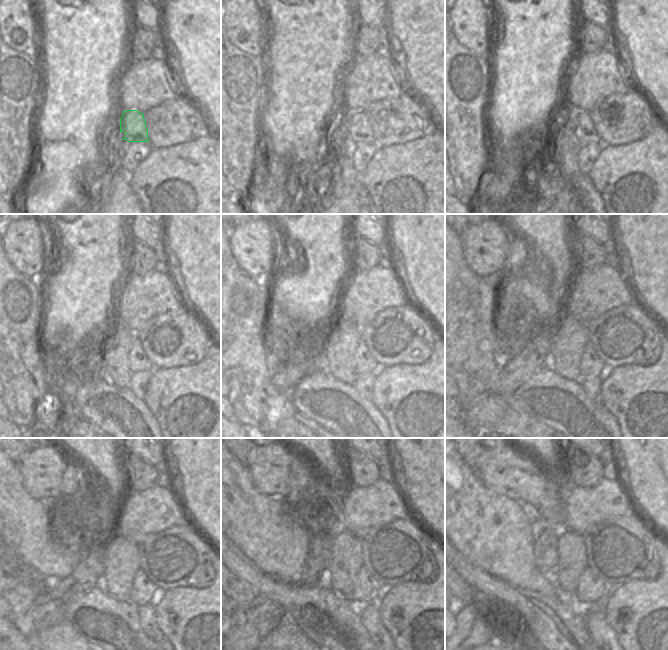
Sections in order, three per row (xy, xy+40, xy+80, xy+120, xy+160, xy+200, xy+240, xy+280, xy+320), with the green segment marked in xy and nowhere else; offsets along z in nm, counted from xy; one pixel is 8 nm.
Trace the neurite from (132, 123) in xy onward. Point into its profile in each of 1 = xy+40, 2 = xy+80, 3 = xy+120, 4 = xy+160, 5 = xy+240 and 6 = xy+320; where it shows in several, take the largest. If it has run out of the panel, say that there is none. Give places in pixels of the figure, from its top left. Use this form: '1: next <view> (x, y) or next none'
1: next xy+40 (359, 127)
2: next xy+80 (585, 133)
3: next xy+120 (138, 361)
4: next xy+160 (364, 362)
5: next xy+240 (142, 588)
6: next xy+320 (590, 588)

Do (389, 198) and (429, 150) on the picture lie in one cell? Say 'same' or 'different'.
same

